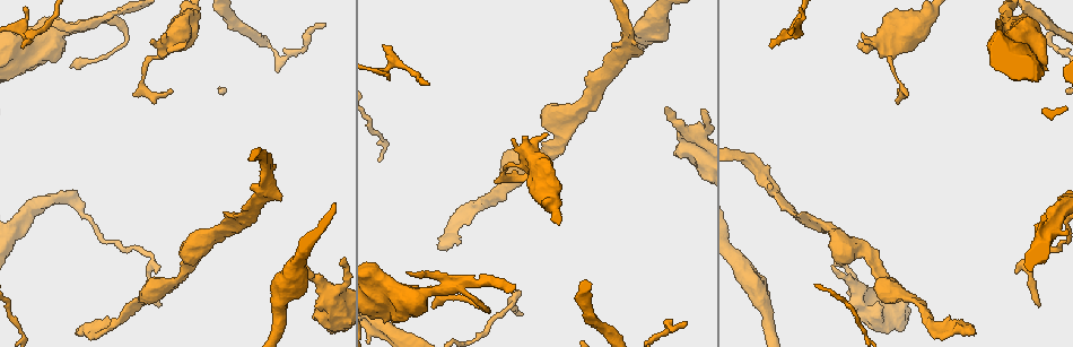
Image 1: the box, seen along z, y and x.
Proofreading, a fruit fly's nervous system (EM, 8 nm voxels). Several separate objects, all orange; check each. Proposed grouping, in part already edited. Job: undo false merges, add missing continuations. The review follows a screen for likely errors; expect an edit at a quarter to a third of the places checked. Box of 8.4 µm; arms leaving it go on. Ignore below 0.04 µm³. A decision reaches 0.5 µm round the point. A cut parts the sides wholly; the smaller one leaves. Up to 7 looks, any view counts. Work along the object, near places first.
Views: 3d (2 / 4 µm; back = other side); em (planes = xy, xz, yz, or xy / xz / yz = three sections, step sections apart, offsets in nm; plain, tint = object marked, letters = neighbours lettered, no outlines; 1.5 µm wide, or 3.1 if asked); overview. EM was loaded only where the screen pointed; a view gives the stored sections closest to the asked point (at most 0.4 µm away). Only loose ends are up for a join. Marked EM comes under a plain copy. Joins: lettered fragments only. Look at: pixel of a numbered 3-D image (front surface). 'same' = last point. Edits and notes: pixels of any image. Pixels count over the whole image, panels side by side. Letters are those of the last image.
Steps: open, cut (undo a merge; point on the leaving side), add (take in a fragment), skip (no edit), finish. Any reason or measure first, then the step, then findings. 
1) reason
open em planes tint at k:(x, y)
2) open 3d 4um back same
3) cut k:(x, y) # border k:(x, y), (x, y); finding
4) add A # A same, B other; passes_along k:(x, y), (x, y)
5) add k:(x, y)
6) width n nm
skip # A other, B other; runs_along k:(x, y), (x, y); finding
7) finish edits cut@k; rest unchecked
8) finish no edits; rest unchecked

long arm stops here
open 3d 2um at 1:(974, 335)

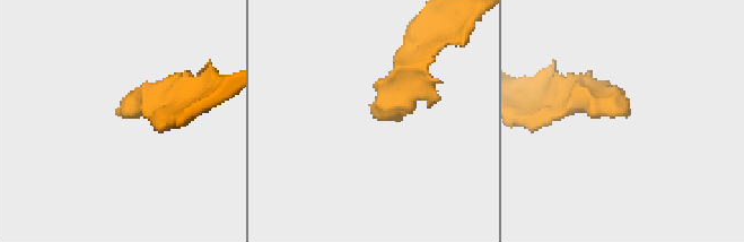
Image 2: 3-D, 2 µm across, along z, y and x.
open em planes letters at 2:(380, 120)

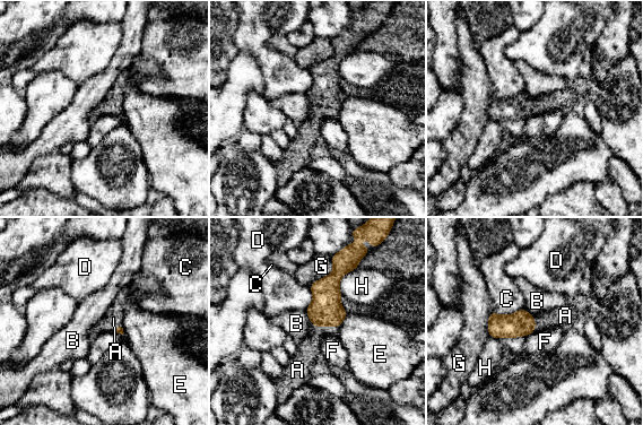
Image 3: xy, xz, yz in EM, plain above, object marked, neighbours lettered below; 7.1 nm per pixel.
add A # A same, B other, C other, D other, E other, F other, G other, H other; passes_along 3:(326, 310), (326, 324), (309, 352); the neuron continues

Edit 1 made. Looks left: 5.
see it whole again
open overview

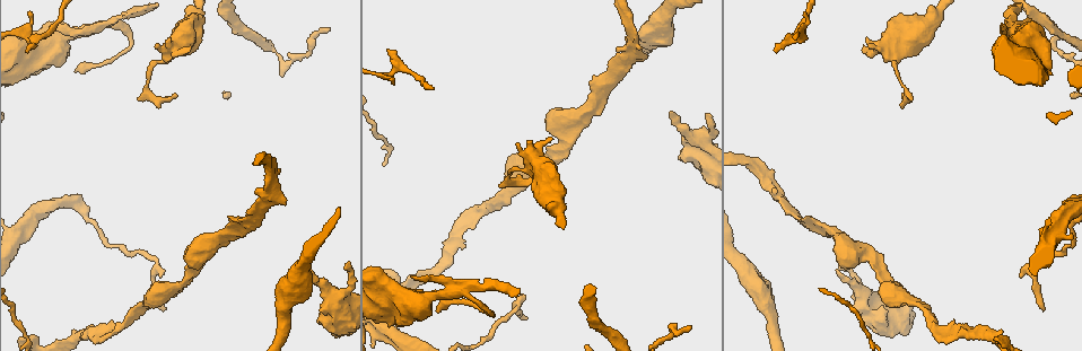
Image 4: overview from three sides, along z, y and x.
branch stops here
open 3d 2um at 4:(259, 188)

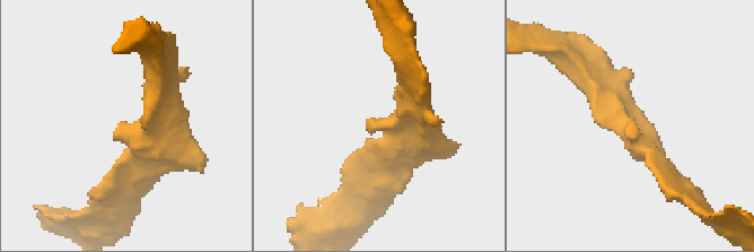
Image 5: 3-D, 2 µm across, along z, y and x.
shape alone is not enough
open em planes letters at 5:(636, 131)

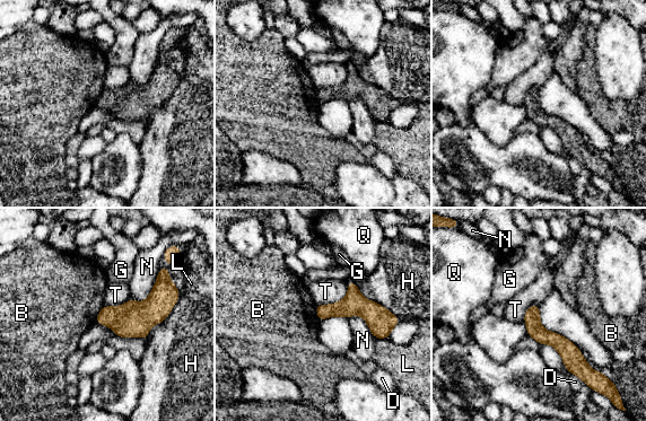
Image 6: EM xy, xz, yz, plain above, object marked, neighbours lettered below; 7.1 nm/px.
width 110 nm
skip # B other, D other, G other, H other, L other, N other, Q other, T other; runs_along 6:(532, 308), (533, 325), (584, 365); no lettered fragment goes on from it

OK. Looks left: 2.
free end
open 3d 2um at 4:(867, 44)

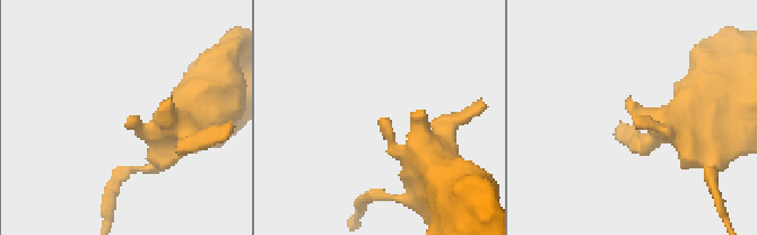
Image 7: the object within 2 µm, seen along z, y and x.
need the tissue
open em planes letters at 7:(383, 117)

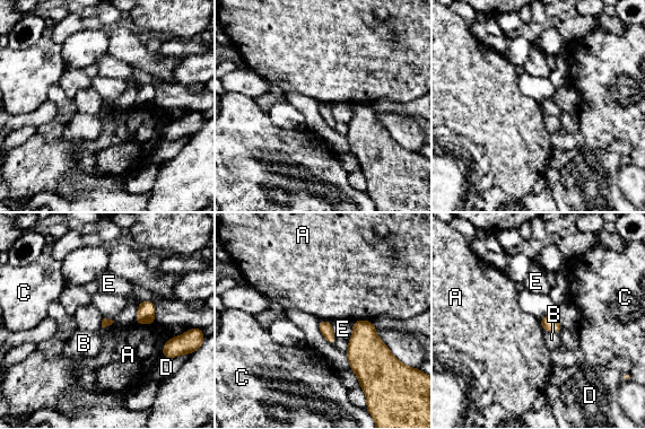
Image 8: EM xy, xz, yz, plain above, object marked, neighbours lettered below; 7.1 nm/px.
longest_contact E 170 nm
skip # A other, B other, C other, D other, E other; border 8:(154, 322), (134, 323); none of them fits

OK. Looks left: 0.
finish edits add@3; rest unchecked

